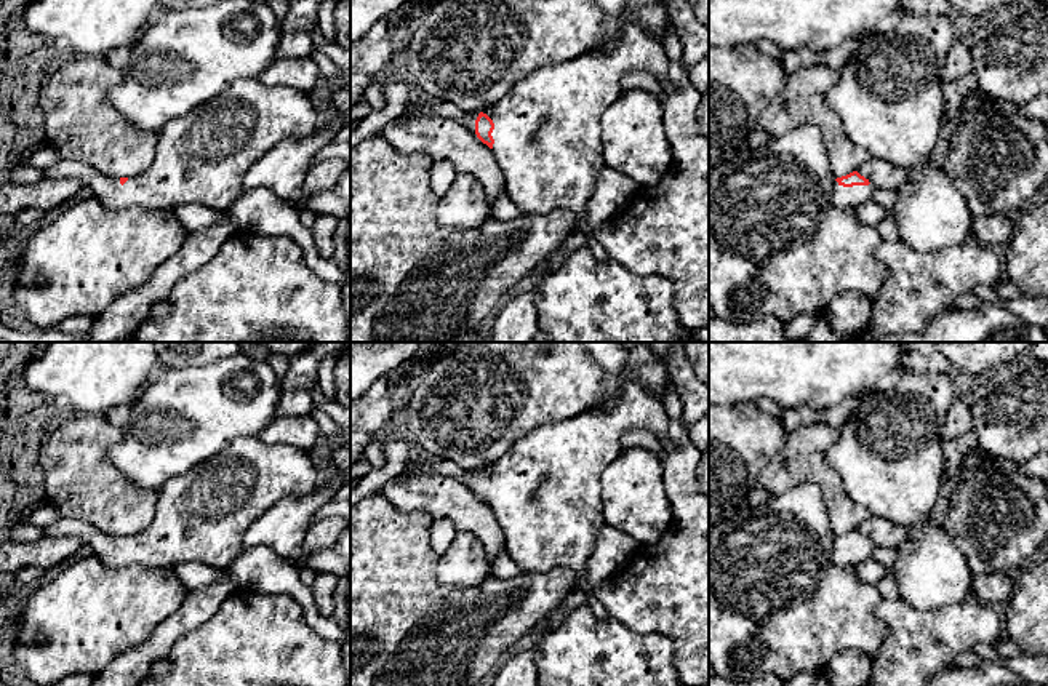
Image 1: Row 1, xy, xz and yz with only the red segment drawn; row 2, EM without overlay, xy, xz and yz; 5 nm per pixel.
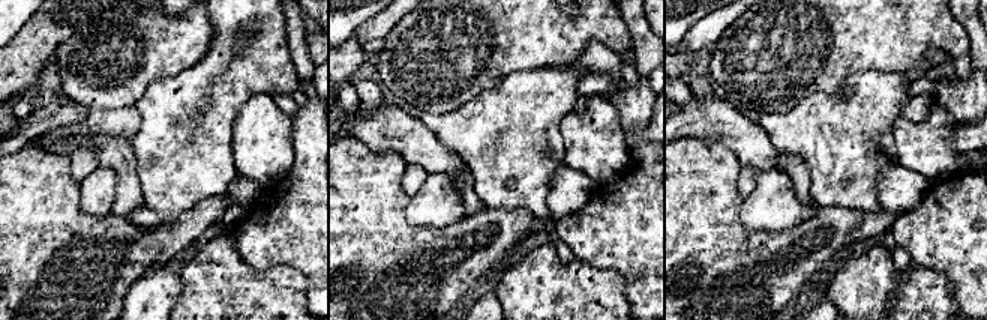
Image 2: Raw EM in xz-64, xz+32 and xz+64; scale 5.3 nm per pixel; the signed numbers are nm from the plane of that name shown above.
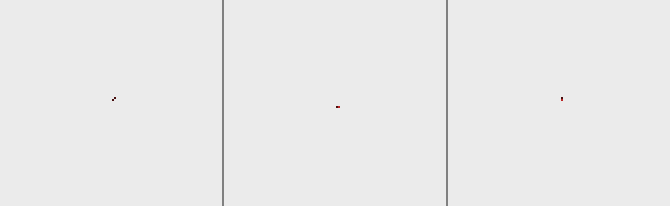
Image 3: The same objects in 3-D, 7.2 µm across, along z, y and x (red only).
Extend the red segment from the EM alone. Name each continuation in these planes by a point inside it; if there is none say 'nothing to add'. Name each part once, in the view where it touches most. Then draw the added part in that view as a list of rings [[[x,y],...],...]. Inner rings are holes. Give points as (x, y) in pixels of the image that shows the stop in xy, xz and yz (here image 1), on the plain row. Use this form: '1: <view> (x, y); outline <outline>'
1: xz (548, 499); outline [[[626,381],[611,403],[562,422],[549,422],[517,440],[504,456],[485,467],[494,481],[491,509],[509,556],[525,572],[566,568],[584,574],[605,526],[600,477],[622,454],[621,438],[632,430],[648,430],[666,441],[669,422],[662,400],[640,382]]]

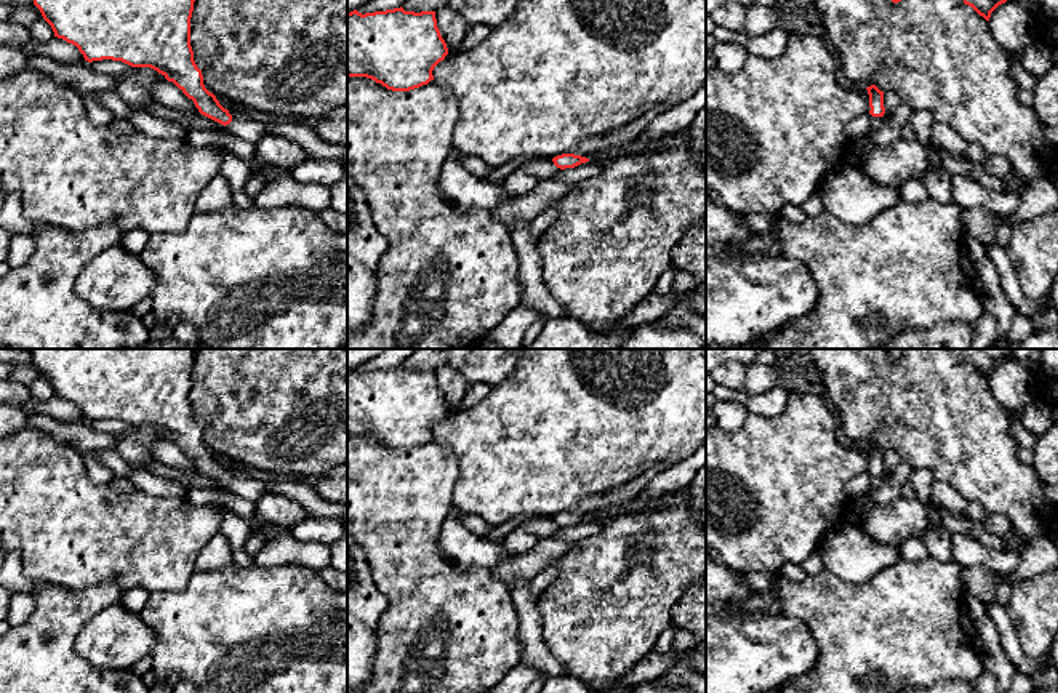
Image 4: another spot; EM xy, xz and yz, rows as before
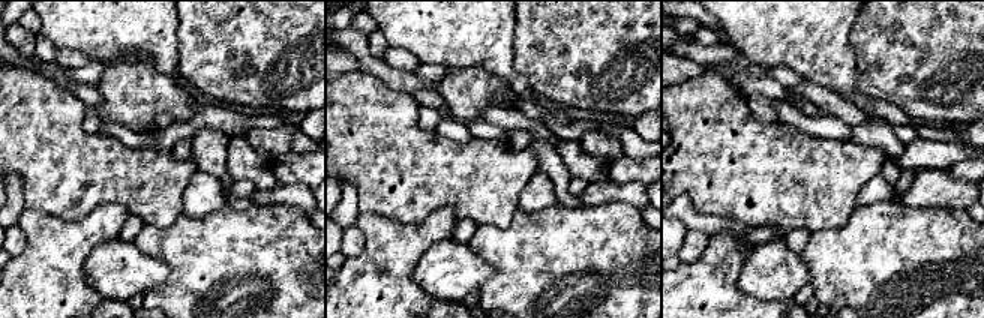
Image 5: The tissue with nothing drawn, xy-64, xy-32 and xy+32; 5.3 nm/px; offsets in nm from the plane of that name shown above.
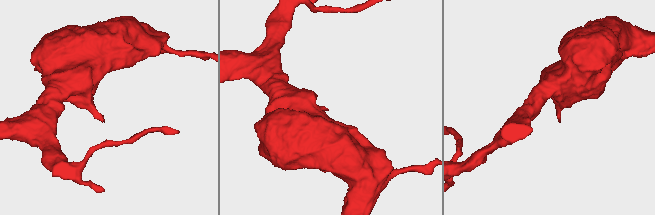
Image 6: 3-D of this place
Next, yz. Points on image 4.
nothing to add

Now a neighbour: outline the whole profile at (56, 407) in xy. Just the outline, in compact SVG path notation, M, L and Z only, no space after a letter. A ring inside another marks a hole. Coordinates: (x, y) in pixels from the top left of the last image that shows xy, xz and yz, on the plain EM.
M58 395L51 397L46 402L37 402L30 399L26 403L24 411L26 415L43 413L61 423L83 423L85 421L83 413L78 410L75 403L67 402L66 399L58 397Z

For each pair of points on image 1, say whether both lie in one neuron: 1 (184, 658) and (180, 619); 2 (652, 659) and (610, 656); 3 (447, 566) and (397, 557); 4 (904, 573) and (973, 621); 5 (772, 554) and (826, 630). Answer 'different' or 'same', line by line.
1: different
2: same
3: different
4: different
5: same

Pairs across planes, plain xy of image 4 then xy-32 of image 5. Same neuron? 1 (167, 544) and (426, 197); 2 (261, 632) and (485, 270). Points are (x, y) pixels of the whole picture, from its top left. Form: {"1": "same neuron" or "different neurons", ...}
{"1": "same neuron", "2": "different neurons"}

